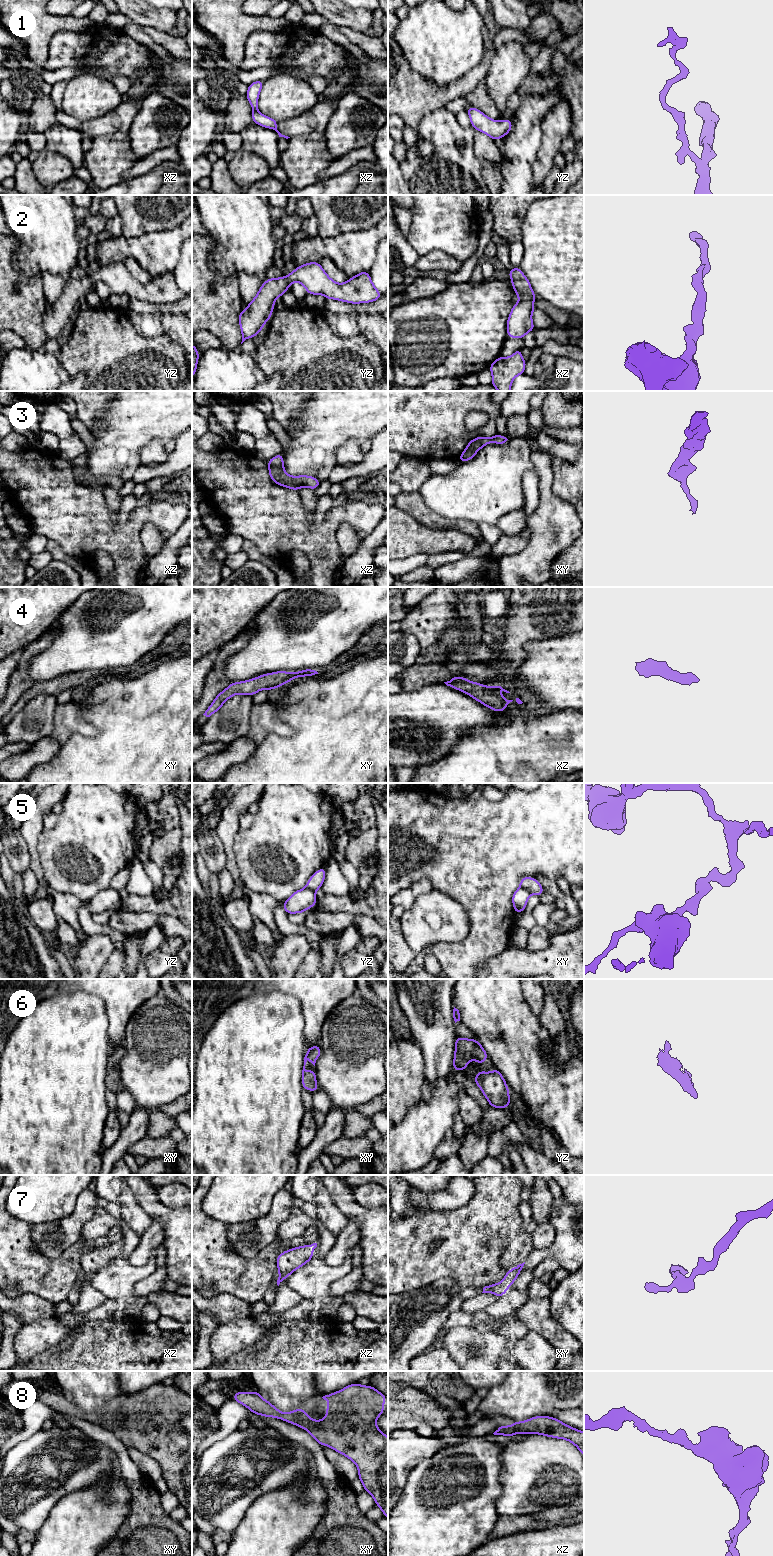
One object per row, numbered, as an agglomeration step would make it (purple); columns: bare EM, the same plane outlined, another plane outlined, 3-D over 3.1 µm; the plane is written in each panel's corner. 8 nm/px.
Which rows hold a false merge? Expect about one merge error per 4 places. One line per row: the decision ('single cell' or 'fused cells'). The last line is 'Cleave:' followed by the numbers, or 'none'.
1: single cell
2: single cell
3: single cell
4: single cell
5: fused cells
6: single cell
7: single cell
8: single cell
Cleave: 5

